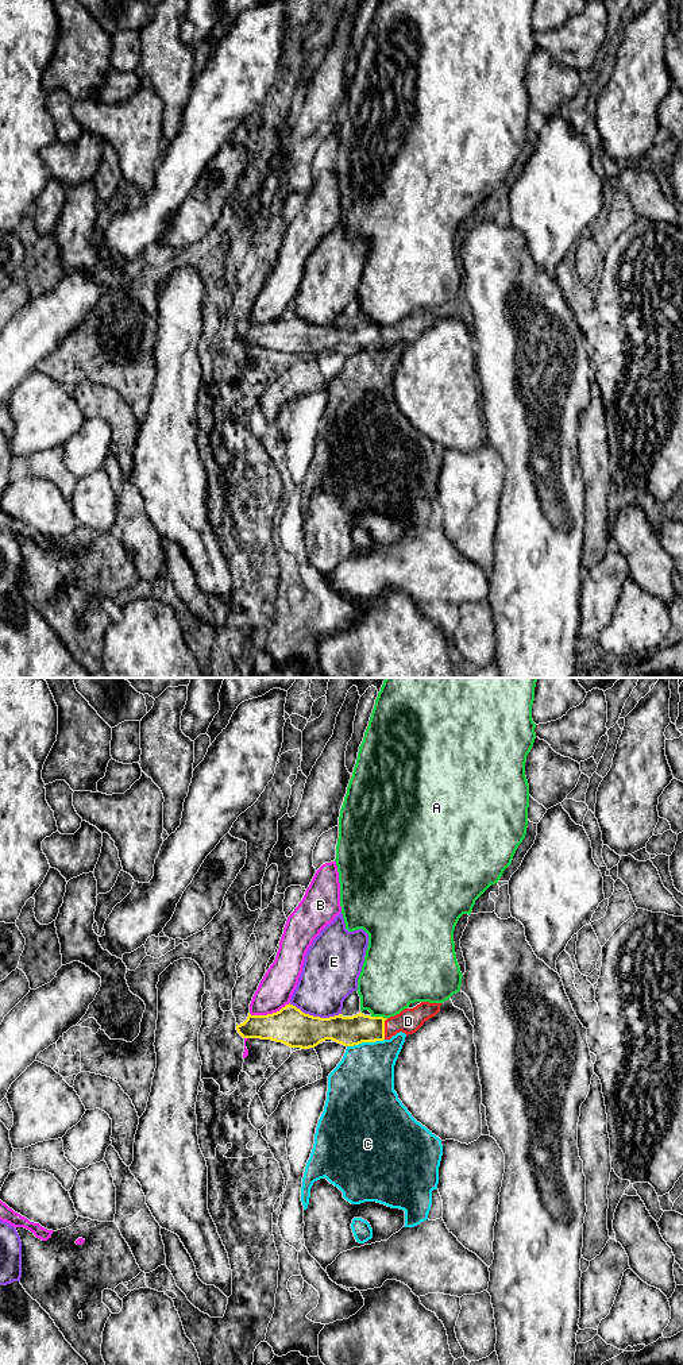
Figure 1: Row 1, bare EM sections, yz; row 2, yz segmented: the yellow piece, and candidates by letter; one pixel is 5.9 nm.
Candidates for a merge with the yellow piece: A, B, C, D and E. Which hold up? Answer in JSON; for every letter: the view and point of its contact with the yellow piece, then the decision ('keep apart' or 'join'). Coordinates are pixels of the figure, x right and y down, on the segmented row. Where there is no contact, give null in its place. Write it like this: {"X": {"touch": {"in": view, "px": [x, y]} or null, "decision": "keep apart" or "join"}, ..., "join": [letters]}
{"A": {"touch": {"in": "yz", "px": [379, 1017]}, "decision": "keep apart"}, "B": {"touch": {"in": "yz", "px": [269, 1014]}, "decision": "keep apart"}, "C": {"touch": {"in": "yz", "px": [365, 1041]}, "decision": "keep apart"}, "D": {"touch": {"in": "yz", "px": [384, 1029]}, "decision": "join"}, "E": {"touch": {"in": "yz", "px": [315, 1017]}, "decision": "keep apart"}, "join": ["D"]}

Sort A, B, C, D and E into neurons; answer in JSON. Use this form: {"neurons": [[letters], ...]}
{"neurons": [["A"], ["B", "E"], ["C"], ["D"]]}

